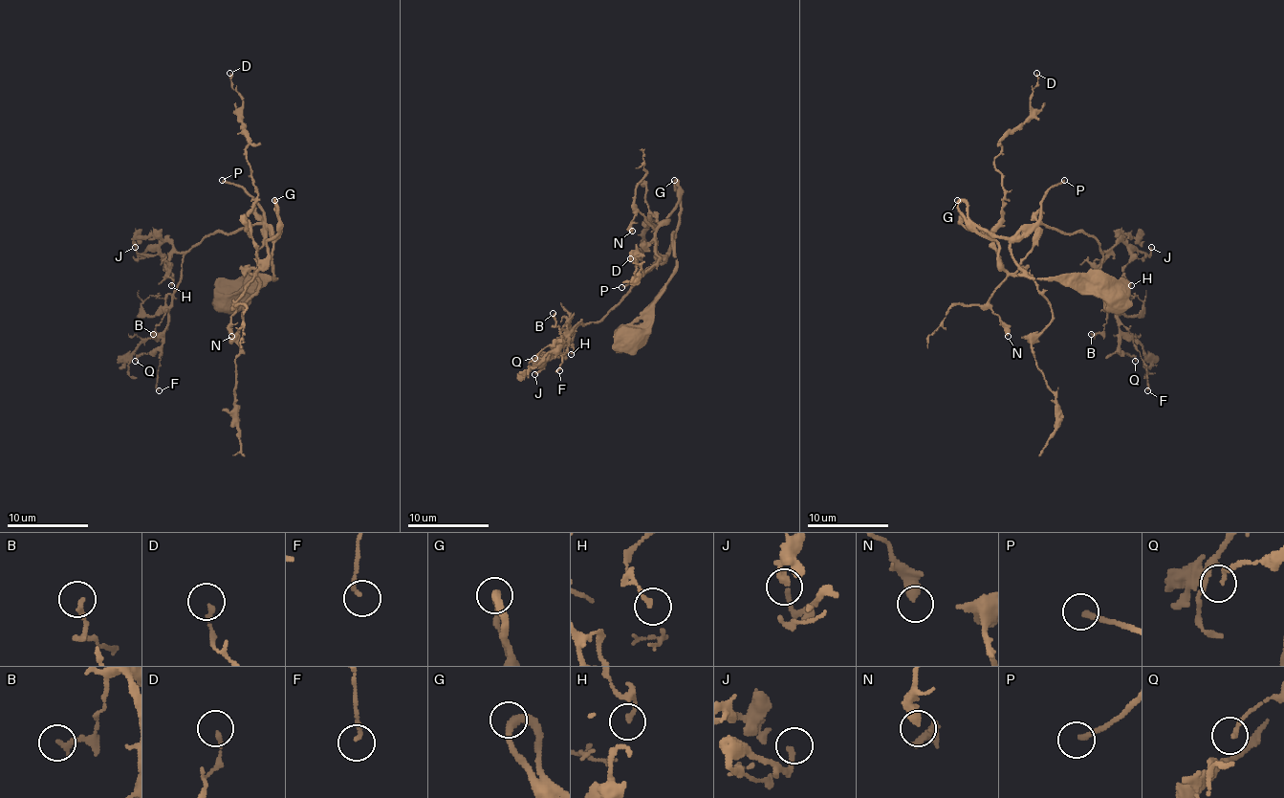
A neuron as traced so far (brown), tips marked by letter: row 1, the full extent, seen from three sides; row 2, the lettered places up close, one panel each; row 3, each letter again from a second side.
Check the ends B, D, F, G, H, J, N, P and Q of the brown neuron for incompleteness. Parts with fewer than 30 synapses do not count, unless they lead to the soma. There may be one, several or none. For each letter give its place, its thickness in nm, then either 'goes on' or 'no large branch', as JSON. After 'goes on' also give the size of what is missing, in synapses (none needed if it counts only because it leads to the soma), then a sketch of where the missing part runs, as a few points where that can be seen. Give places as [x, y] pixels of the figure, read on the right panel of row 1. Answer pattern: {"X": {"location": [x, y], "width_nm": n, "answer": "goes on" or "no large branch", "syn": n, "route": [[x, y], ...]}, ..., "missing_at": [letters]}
{"B": {"location": [1091, 334], "width_nm": 200, "answer": "no large branch"}, "D": {"location": [1036, 73], "width_nm": 170, "answer": "no large branch"}, "F": {"location": [1147, 390], "width_nm": 160, "answer": "no large branch"}, "G": {"location": [957, 200], "width_nm": 300, "answer": "no large branch"}, "H": {"location": [1131, 285], "width_nm": 150, "answer": "no large branch"}, "J": {"location": [1151, 247], "width_nm": 190, "answer": "no large branch"}, "N": {"location": [1008, 336], "width_nm": 400, "answer": "no large branch"}, "P": {"location": [1064, 180], "width_nm": 200, "answer": "goes on", "syn": 150, "route": [[1064, 180], [1089, 160], [1099, 142], [1095, 115], [1105, 103], [1102, 77], [1119, 60], [1115, 11]]}, "Q": {"location": [1135, 361], "width_nm": 120, "answer": "no large branch"}, "missing_at": ["P"]}

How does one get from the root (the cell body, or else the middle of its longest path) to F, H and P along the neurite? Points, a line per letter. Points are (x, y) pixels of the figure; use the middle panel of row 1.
F: (625, 342), (676, 265), (672, 232), (670, 253), (599, 321), (573, 327), (559, 370)
H: (625, 342), (676, 265), (672, 232), (670, 253), (599, 321), (581, 323), (559, 349), (571, 345), (571, 354)
P: (625, 342), (628, 345), (632, 340), (632, 323), (654, 301), (676, 265), (672, 232), (670, 251), (621, 287)

